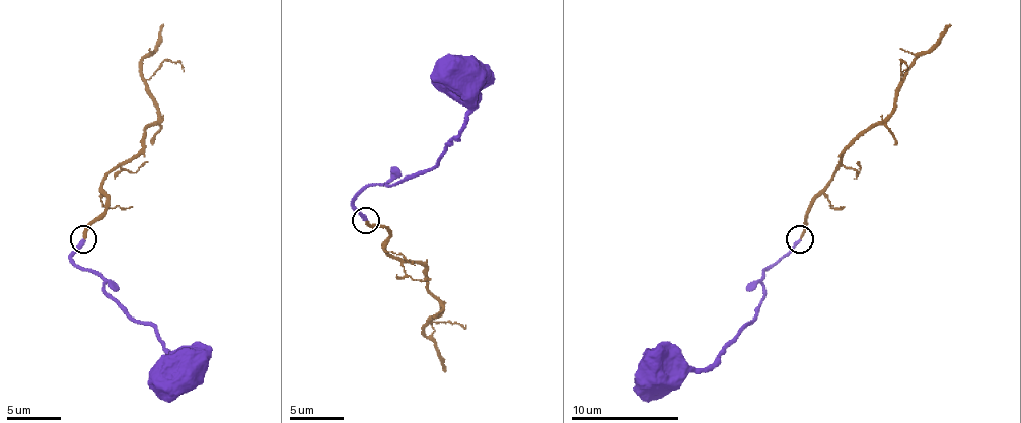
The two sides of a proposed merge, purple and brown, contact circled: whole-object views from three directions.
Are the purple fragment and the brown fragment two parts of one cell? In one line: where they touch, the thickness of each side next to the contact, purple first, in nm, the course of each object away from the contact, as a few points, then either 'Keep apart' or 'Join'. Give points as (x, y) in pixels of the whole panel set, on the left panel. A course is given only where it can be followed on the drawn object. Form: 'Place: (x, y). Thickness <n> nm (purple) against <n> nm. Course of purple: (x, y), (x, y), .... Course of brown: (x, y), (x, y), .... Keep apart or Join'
Place: (83, 239). Thickness 260 nm (purple) against 200 nm. Course of purple: (84, 239), (70, 259), (94, 272), (133, 319), (146, 321), (187, 369), (173, 369), (175, 367). Course of brown: (84, 239), (105, 210), (102, 181), (143, 148), (143, 132), (157, 121), (141, 64), (162, 23). Join

